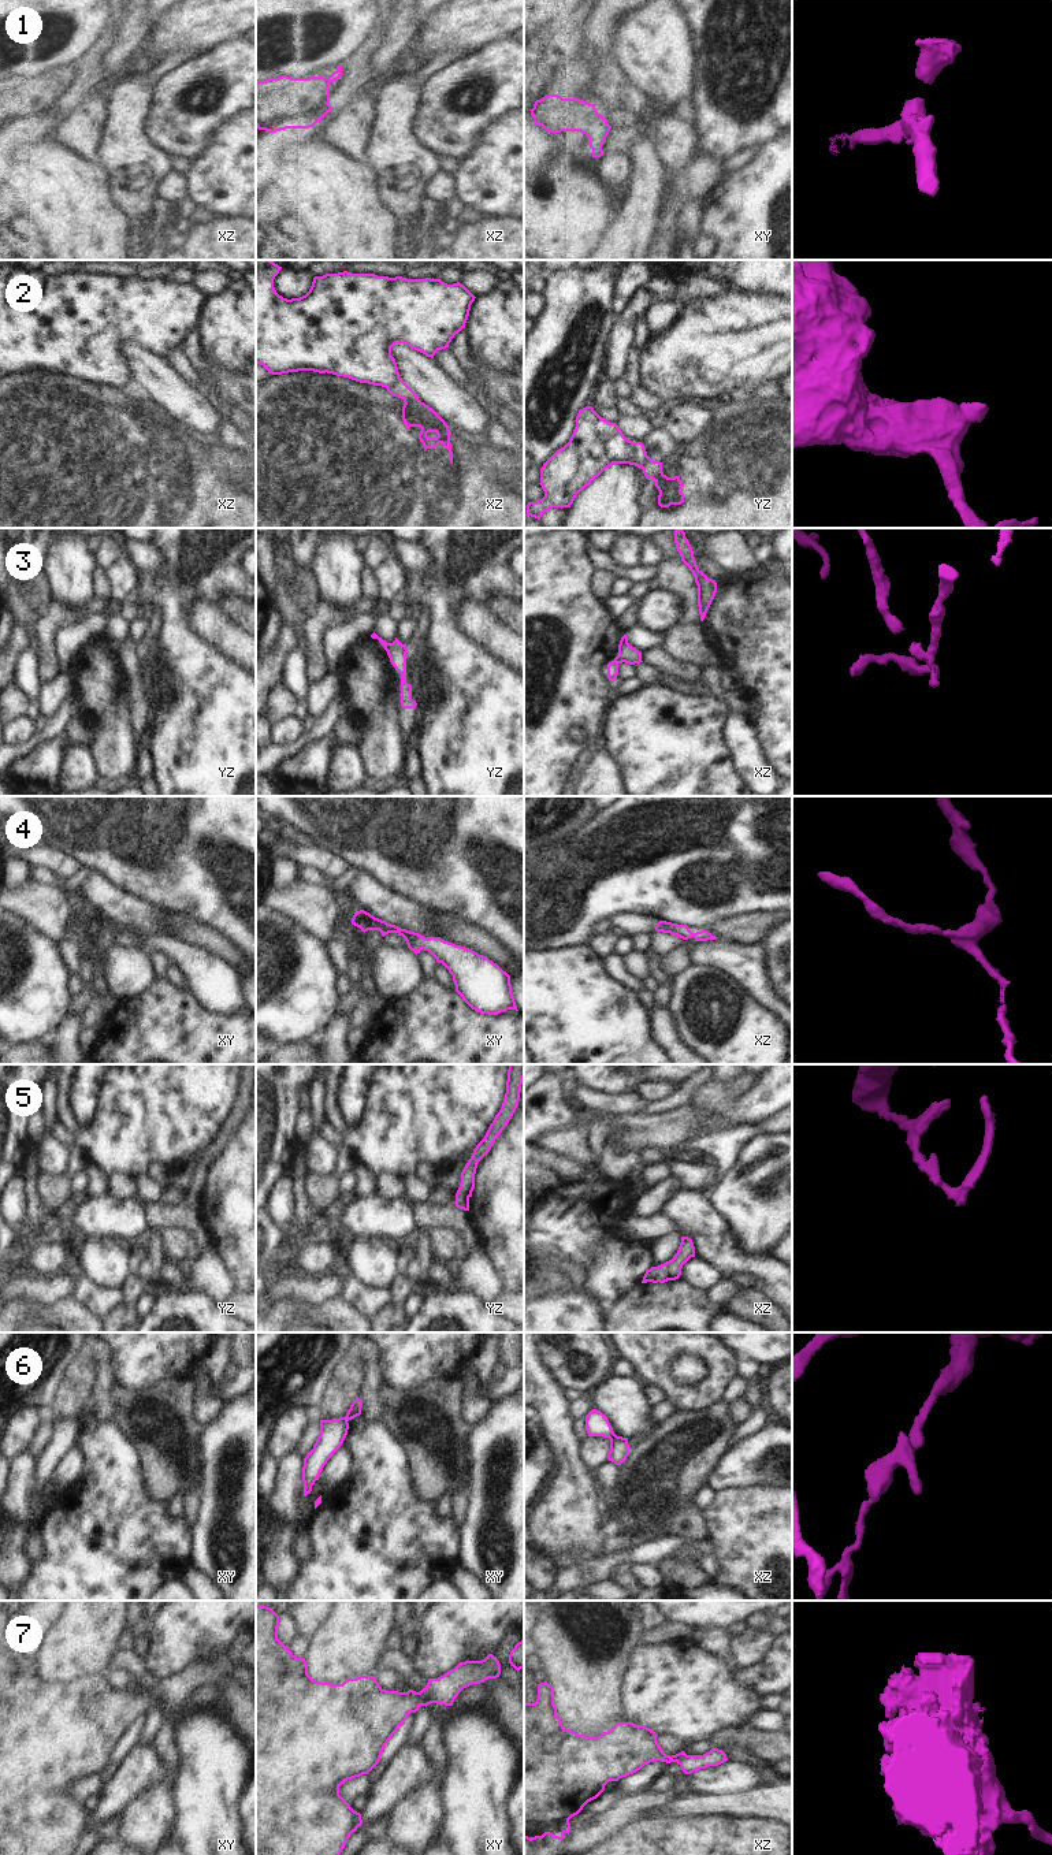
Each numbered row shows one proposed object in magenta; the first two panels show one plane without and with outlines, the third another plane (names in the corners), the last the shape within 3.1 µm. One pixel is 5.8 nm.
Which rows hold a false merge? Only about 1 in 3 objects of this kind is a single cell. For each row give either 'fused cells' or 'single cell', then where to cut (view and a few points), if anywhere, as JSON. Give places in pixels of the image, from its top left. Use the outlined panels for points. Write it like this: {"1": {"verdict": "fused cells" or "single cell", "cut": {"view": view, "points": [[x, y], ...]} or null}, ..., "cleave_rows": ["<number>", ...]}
{"1": {"verdict": "single cell", "cut": null}, "2": {"verdict": "fused cells", "cut": {"view": "xz", "points": [[400, 378], [386, 387]]}}, "3": {"verdict": "fused cells", "cut": {"view": "yz", "points": [[390, 643], [387, 651]]}}, "4": {"verdict": "single cell", "cut": null}, "5": {"verdict": "single cell", "cut": null}, "6": {"verdict": "fused cells", "cut": {"view": "xz", "points": [[614, 1434], [610, 1439]]}}, "7": {"verdict": "single cell", "cut": null}, "cleave_rows": ["2", "3", "6"]}

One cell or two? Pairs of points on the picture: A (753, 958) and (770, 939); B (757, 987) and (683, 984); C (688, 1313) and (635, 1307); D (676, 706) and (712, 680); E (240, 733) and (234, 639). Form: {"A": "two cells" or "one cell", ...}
{"A": "two cells", "B": "two cells", "C": "one cell", "D": "two cells", "E": "two cells"}

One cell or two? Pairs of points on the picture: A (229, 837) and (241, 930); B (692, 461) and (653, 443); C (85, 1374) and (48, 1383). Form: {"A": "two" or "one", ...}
{"A": "one", "B": "two", "C": "two"}

